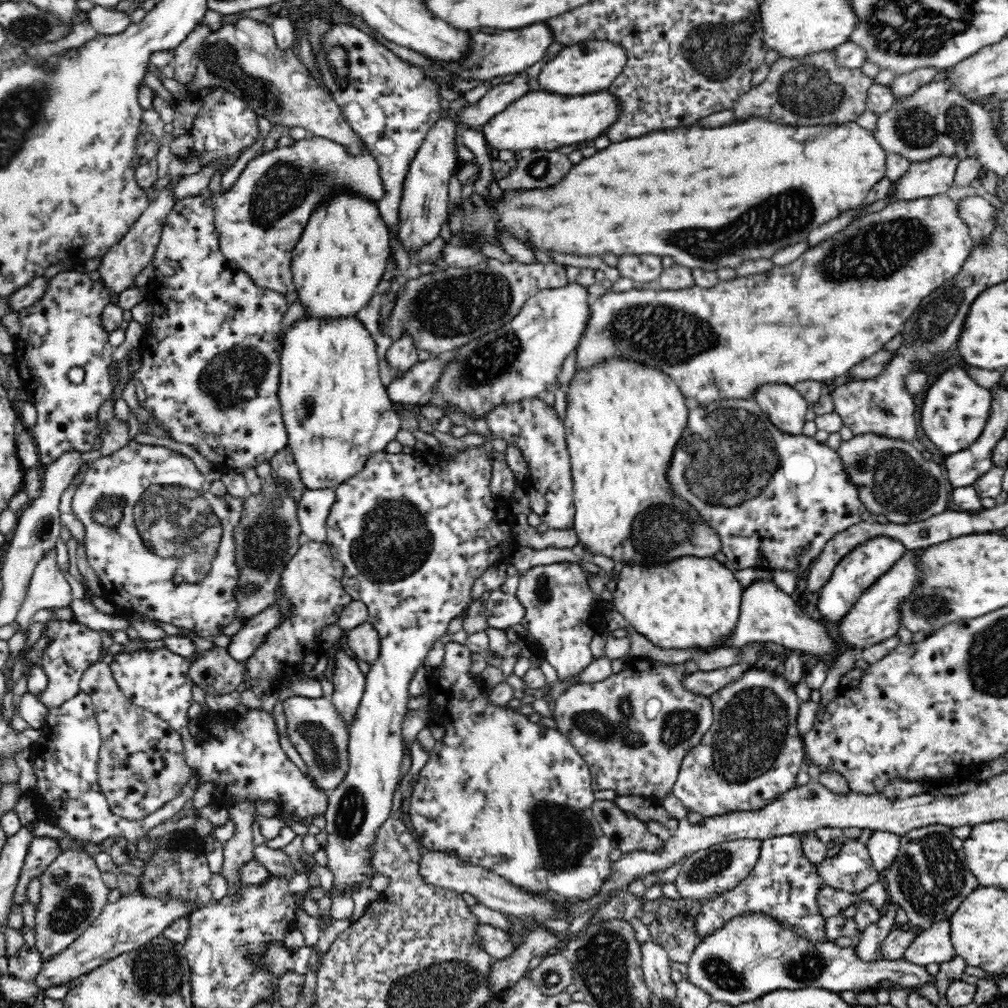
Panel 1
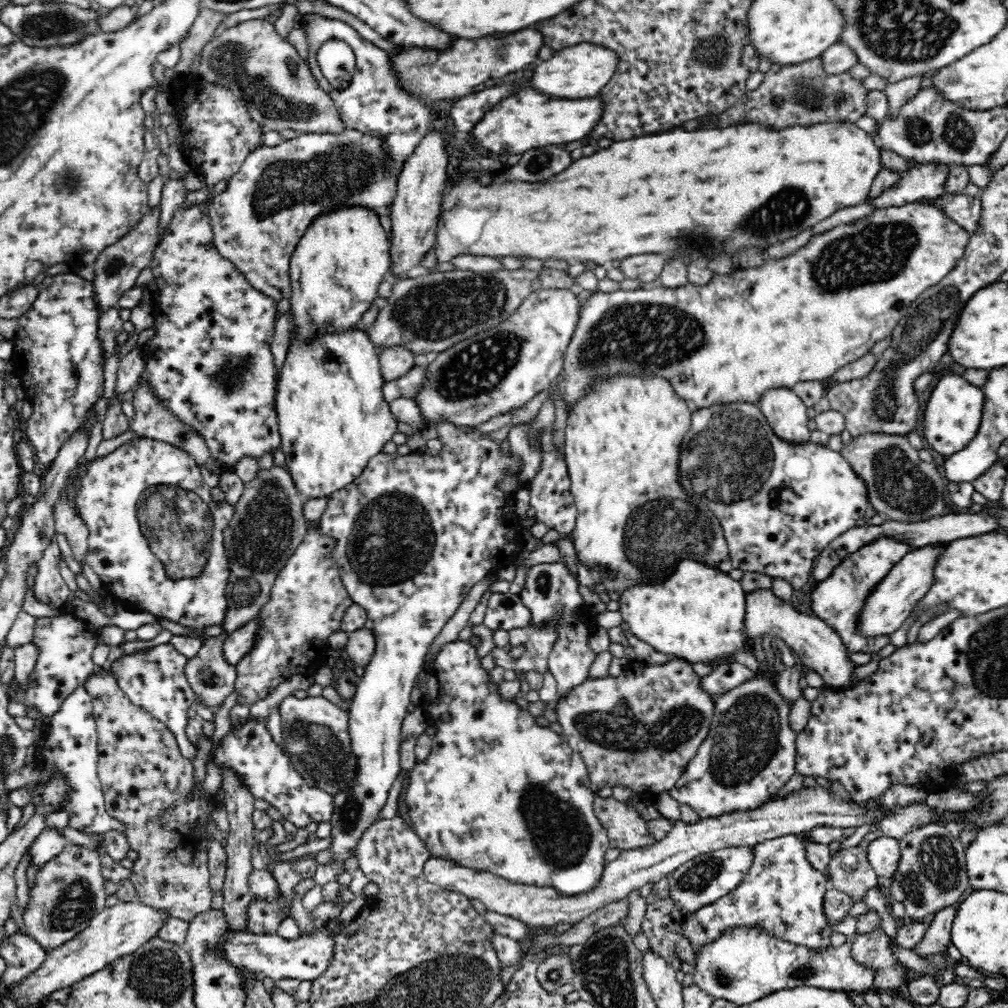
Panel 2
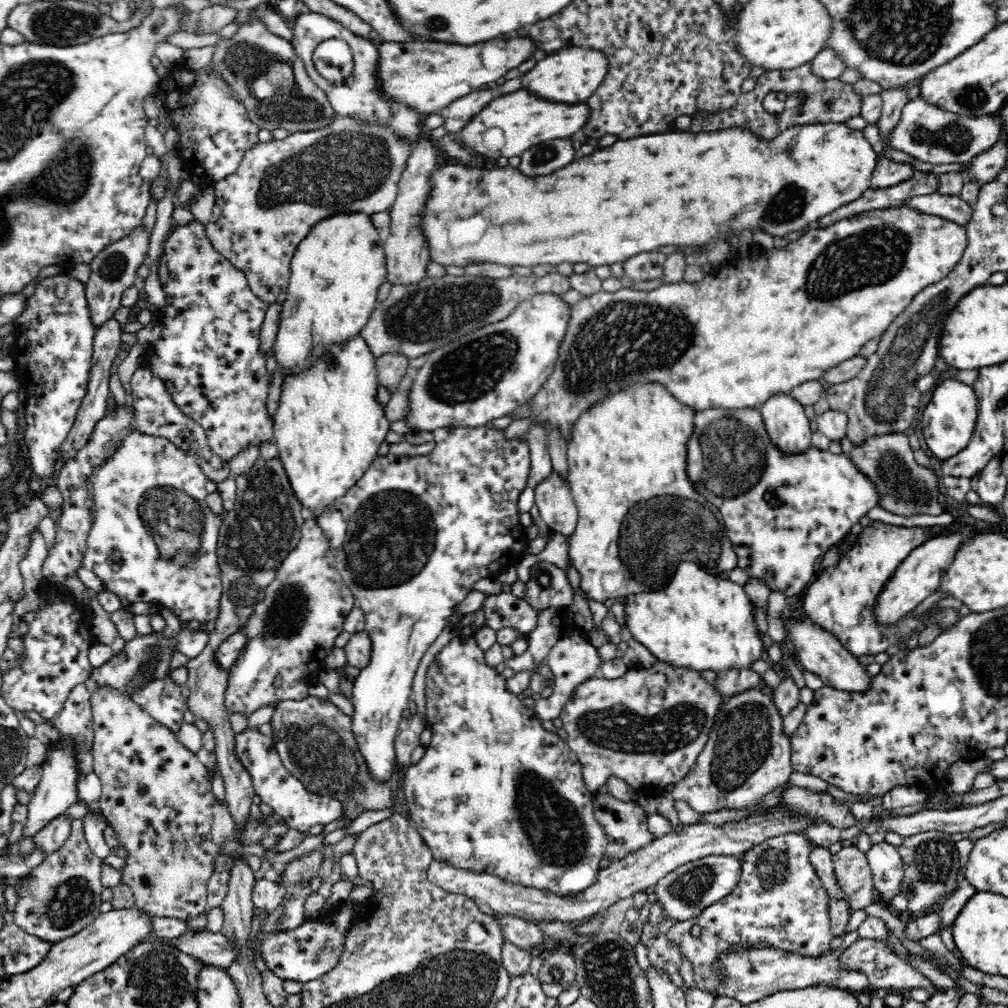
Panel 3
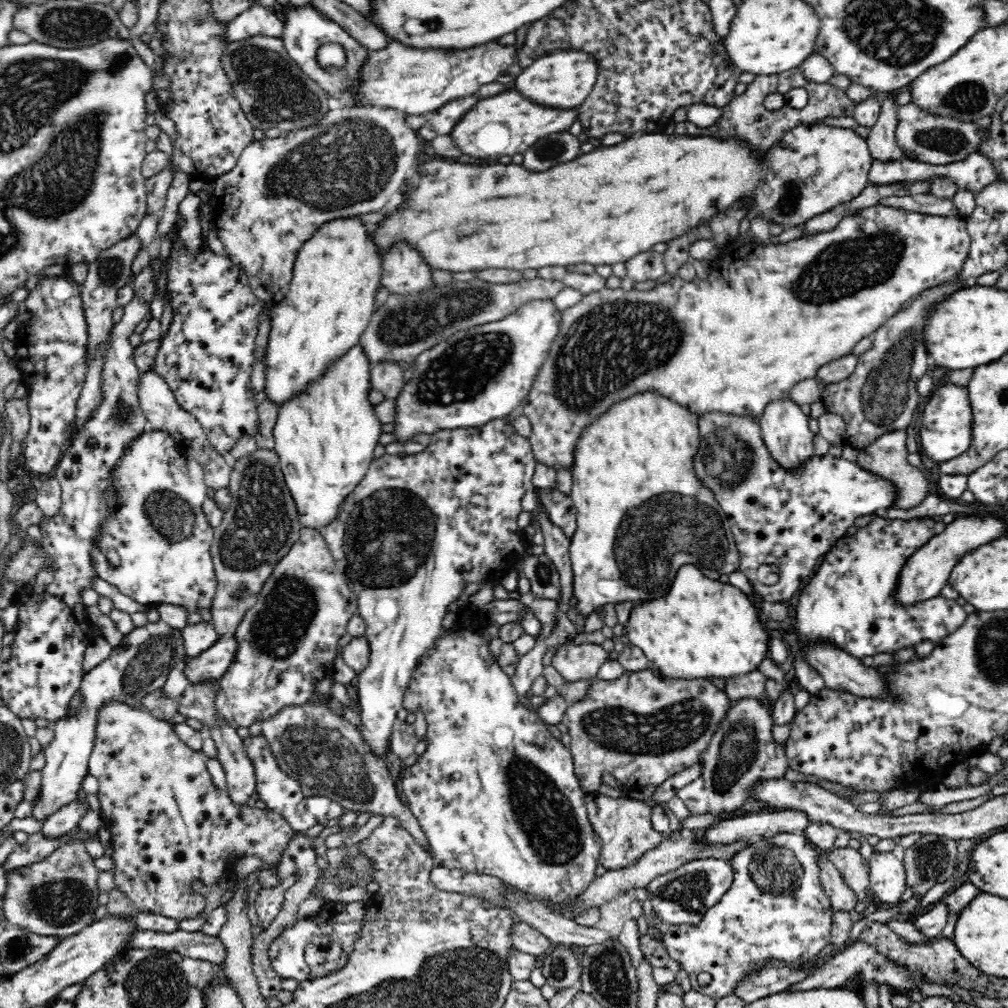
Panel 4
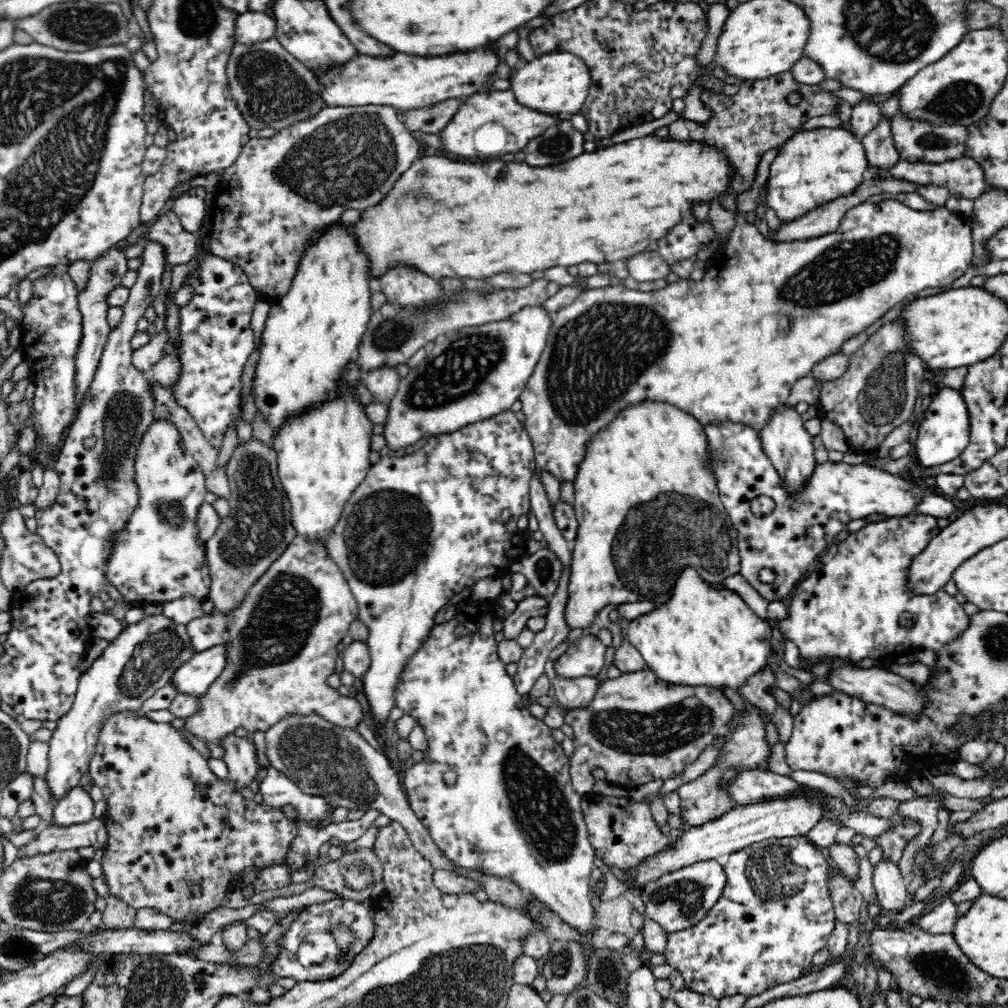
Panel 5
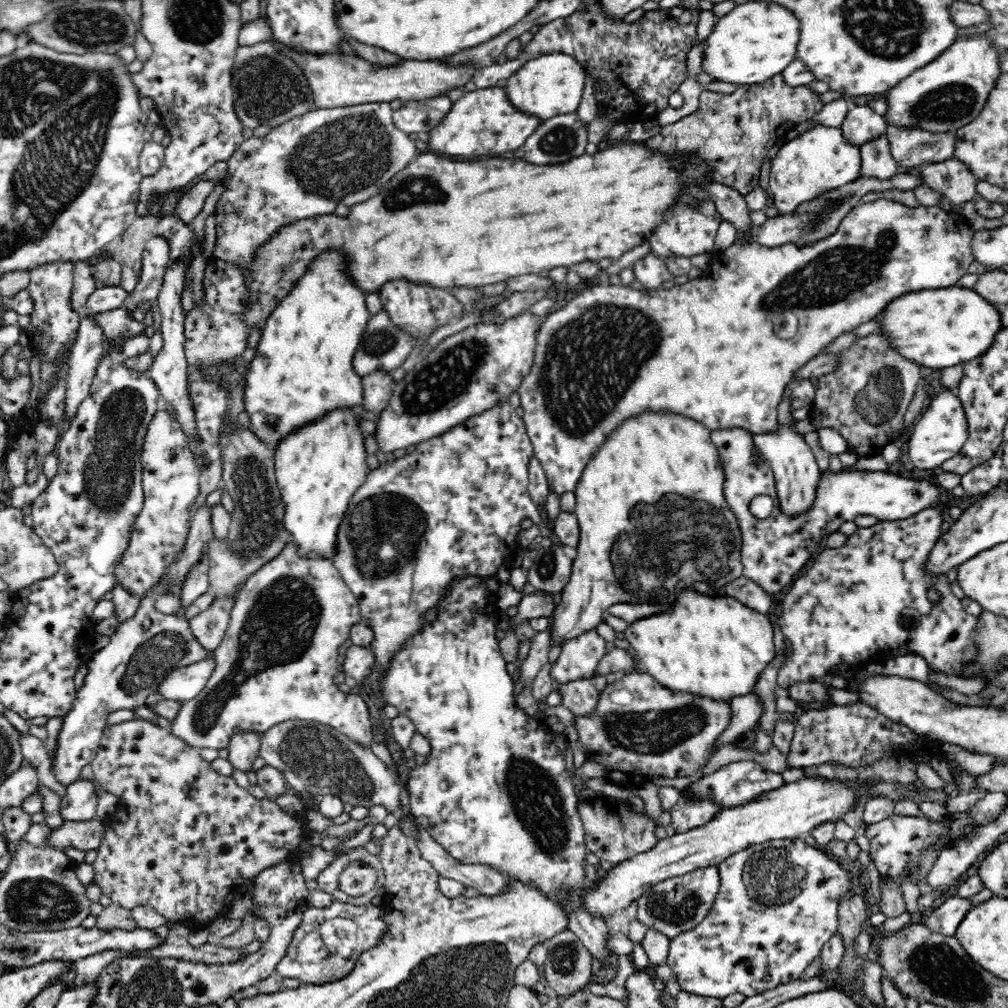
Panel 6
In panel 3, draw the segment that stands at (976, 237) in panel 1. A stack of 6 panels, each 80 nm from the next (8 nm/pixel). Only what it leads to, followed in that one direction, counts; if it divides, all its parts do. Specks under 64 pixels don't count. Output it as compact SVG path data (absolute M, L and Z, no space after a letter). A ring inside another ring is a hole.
M938 193L912 196L910 199L905 199L905 204L901 205L901 207L903 206L915 212L933 214L953 222L958 222L958 224L964 225L964 227L967 227L968 222L970 222L970 216L973 214L973 208L970 208L966 202L963 202L960 196L944 196Z

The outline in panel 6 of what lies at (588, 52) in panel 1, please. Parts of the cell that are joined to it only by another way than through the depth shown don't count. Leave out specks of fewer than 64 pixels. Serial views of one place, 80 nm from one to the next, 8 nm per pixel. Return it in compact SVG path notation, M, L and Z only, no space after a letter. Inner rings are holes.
M552 53L526 61L506 80L506 96L510 103L526 114L543 121L558 114L568 114L577 110L582 100L582 88L586 68L568 54Z

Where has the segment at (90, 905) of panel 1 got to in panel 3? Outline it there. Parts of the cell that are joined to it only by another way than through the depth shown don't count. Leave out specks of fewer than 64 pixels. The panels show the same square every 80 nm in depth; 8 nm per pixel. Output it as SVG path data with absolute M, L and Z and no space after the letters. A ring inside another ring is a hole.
M82 819L71 822L71 835L66 842L49 854L28 876L18 877L18 896L11 912L13 923L28 934L56 943L89 926L100 912L100 871L102 863L84 839Z

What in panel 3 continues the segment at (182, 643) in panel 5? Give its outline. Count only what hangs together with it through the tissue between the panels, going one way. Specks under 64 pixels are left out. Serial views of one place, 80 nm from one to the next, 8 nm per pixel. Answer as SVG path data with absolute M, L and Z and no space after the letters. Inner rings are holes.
M152 630L152 634L146 634L146 636L139 632L136 633L130 641L126 642L126 646L118 655L93 670L88 684L86 684L86 691L94 694L98 690L110 688L131 699L144 684L154 682L154 680L164 680L166 676L169 676L174 652L180 651L178 651L178 641L175 636L166 637L162 632L163 630ZM58 738L56 743L49 746L44 751L41 761L43 767L43 776L38 788L30 795L27 804L28 814L24 821L23 836L33 836L39 830L42 830L52 818L63 814L78 800L78 778L79 774L79 750L81 744L73 738Z

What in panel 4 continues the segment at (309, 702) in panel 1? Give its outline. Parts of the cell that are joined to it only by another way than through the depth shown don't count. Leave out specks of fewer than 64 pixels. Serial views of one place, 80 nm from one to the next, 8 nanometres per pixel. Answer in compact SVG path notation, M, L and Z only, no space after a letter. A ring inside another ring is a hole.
M308 704L282 708L280 714L262 722L259 732L268 741L276 765L300 784L304 796L328 797L346 810L357 813L371 812L394 817L433 858L431 844L418 819L400 799L397 784L393 780L394 773L386 765L386 758L371 750L354 724L335 716L328 706Z

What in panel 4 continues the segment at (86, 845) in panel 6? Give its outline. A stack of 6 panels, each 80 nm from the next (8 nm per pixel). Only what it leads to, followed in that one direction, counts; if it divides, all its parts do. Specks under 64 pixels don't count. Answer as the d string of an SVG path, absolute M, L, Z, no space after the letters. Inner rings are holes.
M104 825L99 826L95 833L88 833L83 831L80 826L76 826L76 828L72 828L70 832L58 836L58 838L46 836L42 831L28 834L26 842L16 845L3 862L4 870L8 873L12 872L14 868L38 862L38 860L46 858L46 856L52 854L54 850L58 850L61 846L75 843L76 841L85 843L88 840L96 839L103 846L107 847L111 842L110 836L110 832Z

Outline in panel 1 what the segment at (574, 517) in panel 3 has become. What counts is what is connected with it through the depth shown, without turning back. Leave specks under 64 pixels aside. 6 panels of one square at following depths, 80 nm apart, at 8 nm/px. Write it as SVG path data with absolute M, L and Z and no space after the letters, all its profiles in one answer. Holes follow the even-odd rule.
M540 396L521 400L507 405L498 405L485 416L490 434L514 443L520 448L529 464L529 476L532 476L532 488L529 496L531 509L550 529L572 529L575 519L573 505L573 484L570 468L570 455L565 440L564 423L558 418L553 408L546 407Z

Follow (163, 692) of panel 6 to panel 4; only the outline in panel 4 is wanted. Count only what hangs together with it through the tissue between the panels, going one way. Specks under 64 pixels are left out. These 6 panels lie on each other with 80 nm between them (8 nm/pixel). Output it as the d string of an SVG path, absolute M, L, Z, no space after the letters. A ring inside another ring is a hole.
M229 635L199 656L188 657L184 662L183 671L189 683L188 686L218 682L235 660L237 647L237 640Z

